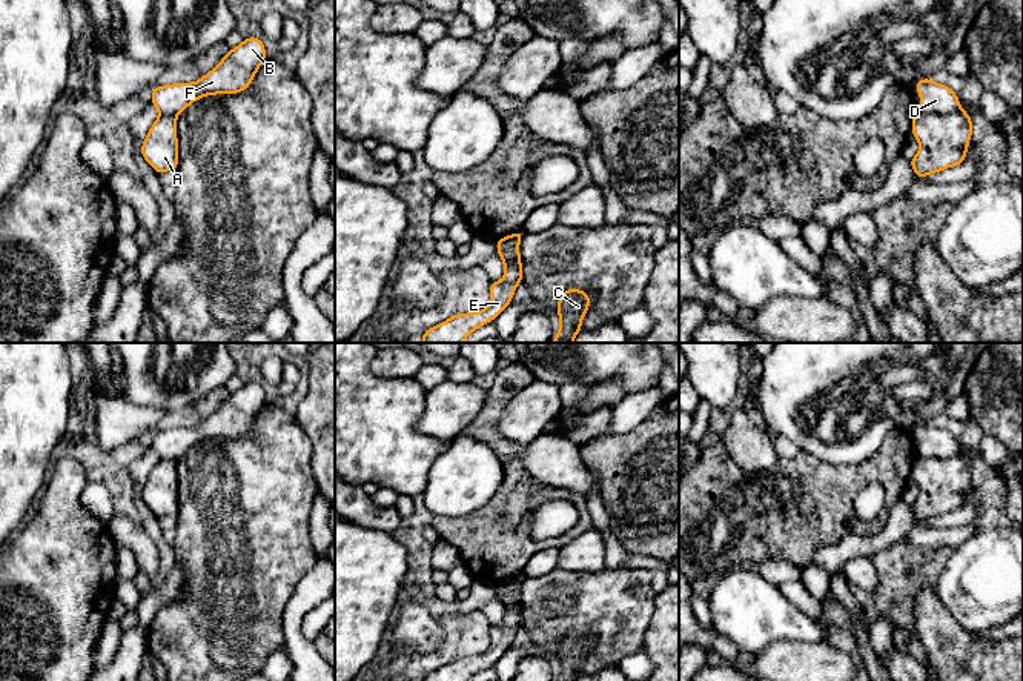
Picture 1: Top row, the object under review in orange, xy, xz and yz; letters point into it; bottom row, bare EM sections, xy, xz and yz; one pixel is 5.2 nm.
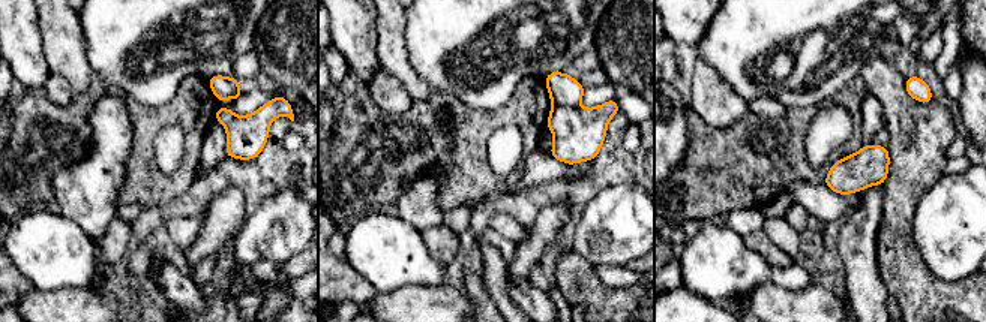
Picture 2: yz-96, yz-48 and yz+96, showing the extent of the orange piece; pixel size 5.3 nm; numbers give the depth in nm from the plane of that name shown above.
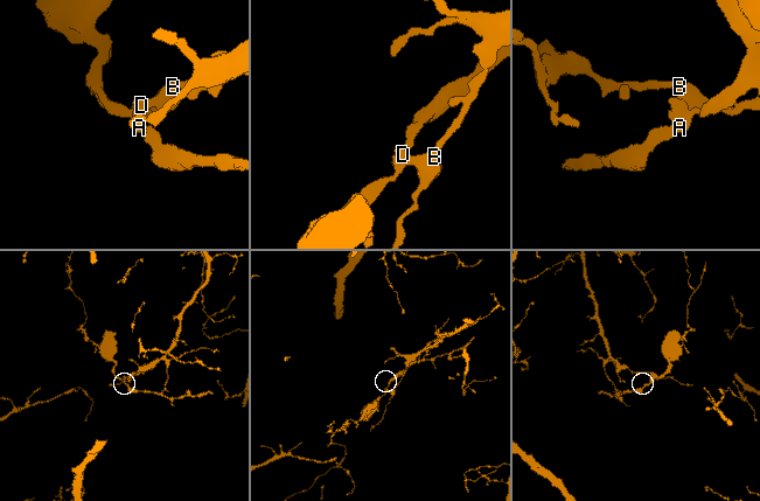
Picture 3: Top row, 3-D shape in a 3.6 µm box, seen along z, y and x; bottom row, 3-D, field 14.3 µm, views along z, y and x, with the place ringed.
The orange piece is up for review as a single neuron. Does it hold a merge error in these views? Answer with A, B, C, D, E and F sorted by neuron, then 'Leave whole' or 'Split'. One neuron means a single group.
Groups: A E / B C D F. Split

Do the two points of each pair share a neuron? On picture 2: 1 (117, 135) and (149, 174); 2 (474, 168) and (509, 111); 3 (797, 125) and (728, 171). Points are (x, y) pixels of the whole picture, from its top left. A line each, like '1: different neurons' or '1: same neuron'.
1: different neurons
2: same neuron
3: same neuron

